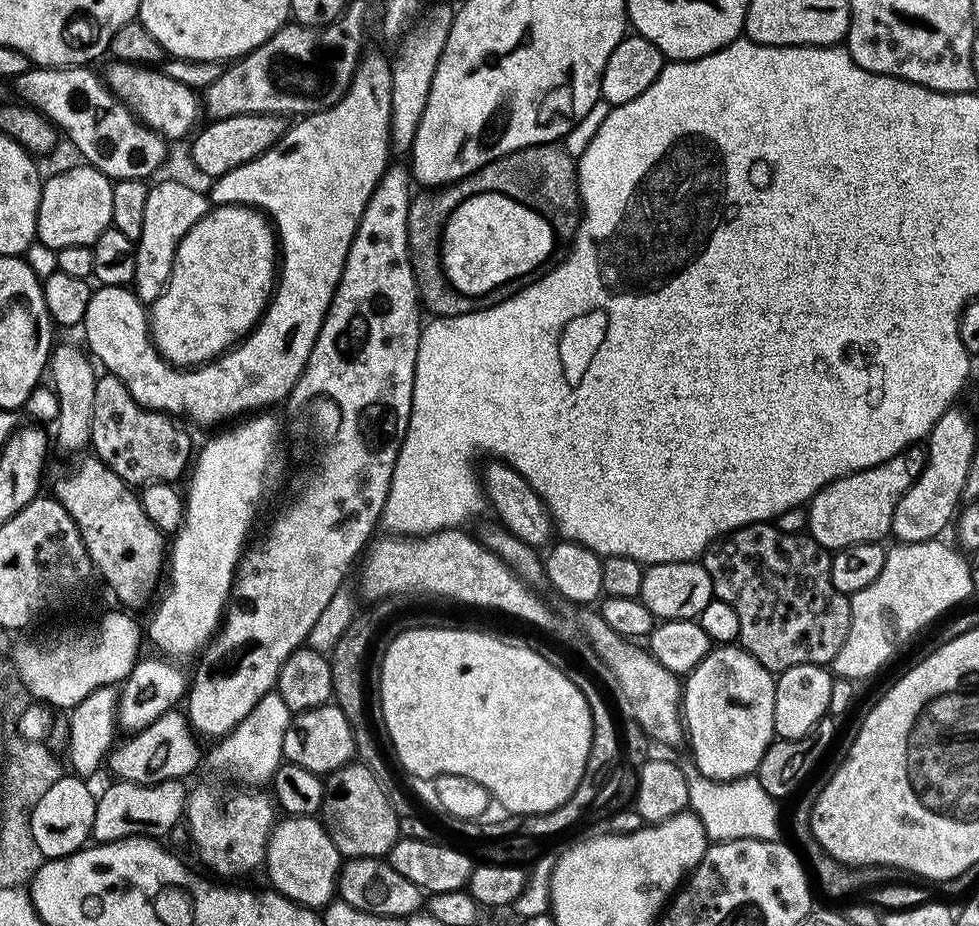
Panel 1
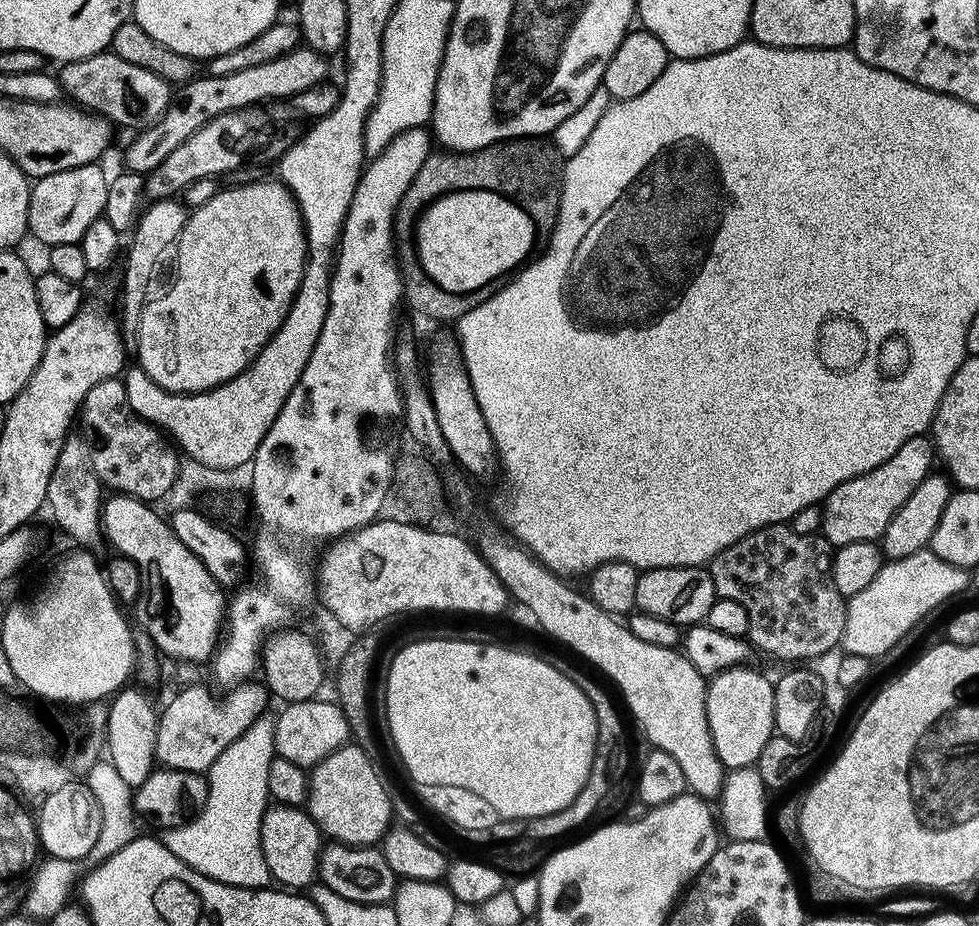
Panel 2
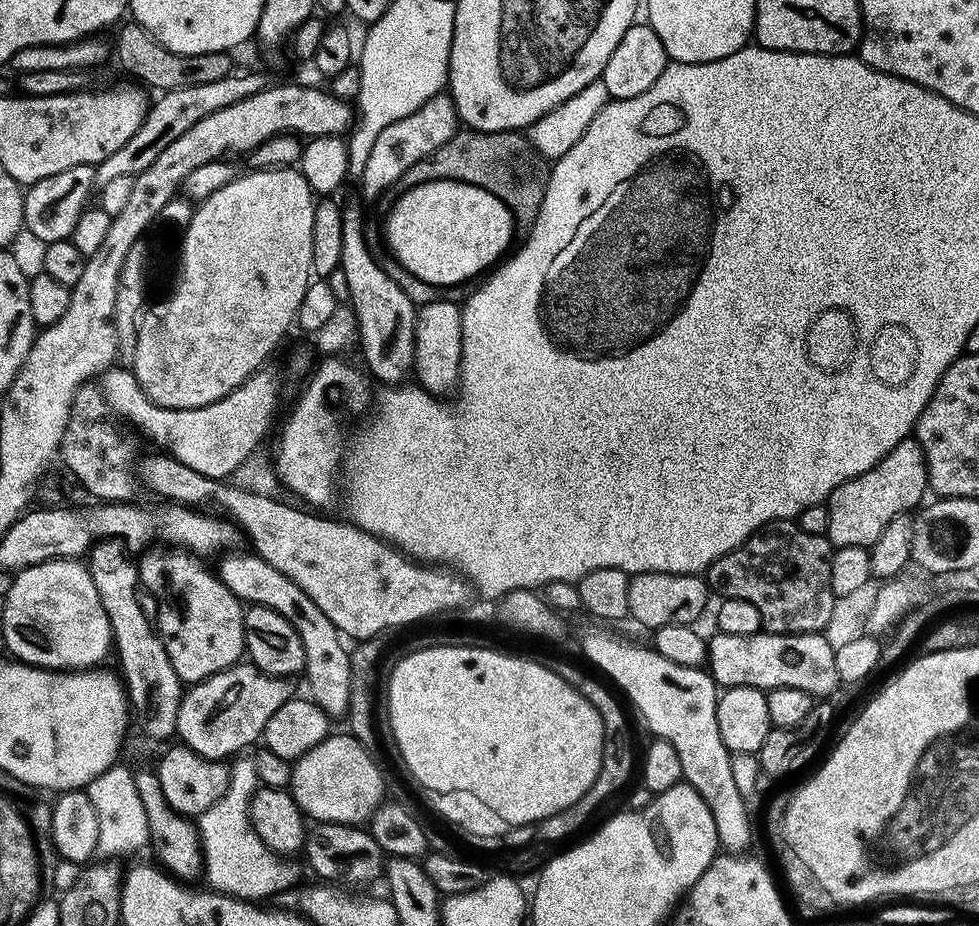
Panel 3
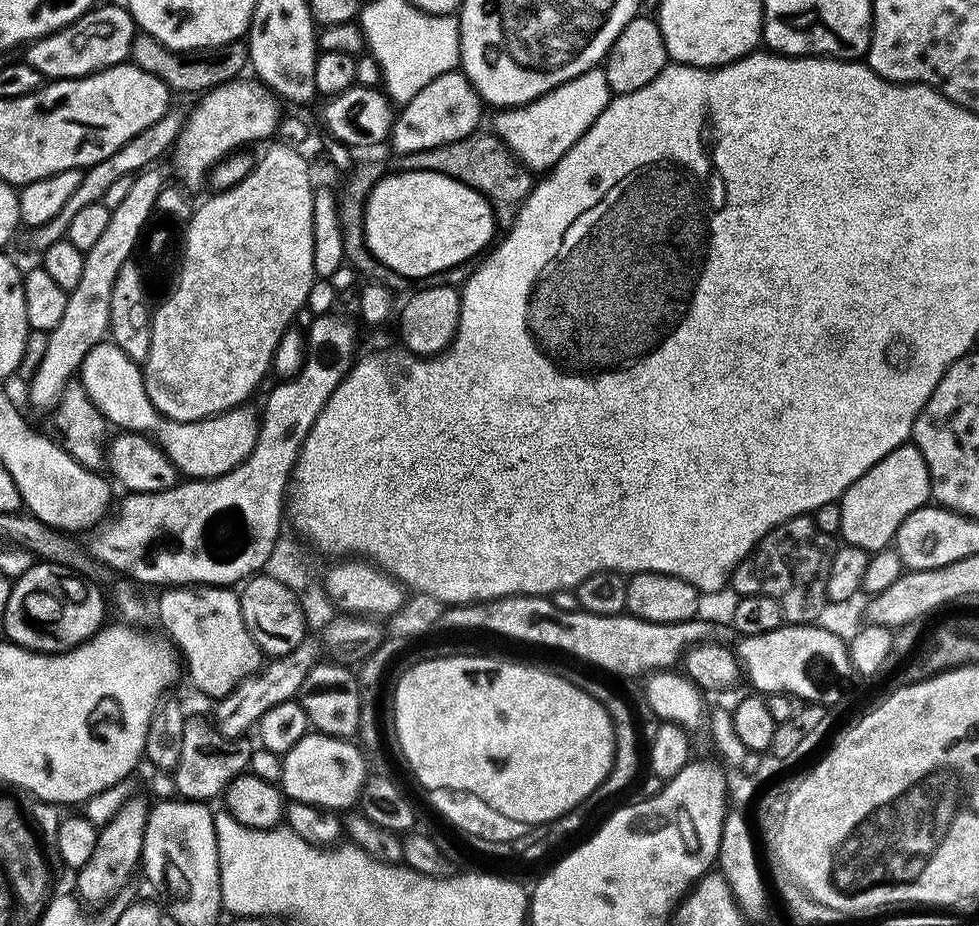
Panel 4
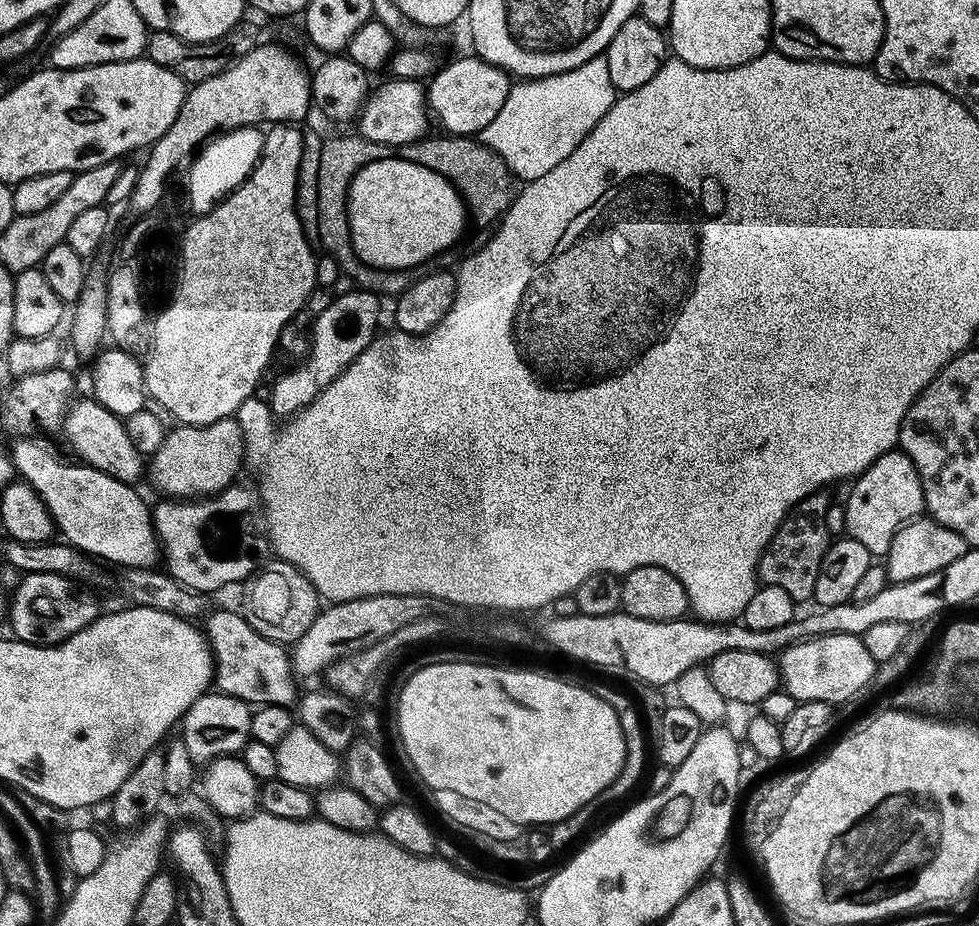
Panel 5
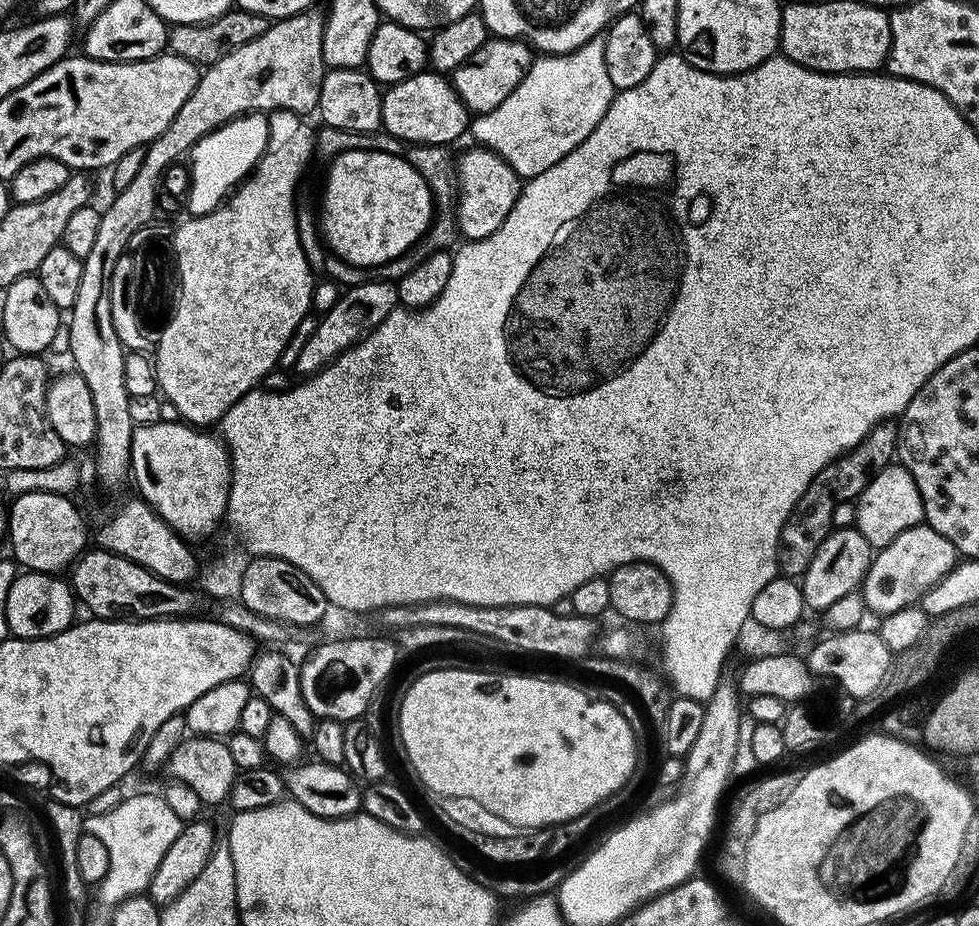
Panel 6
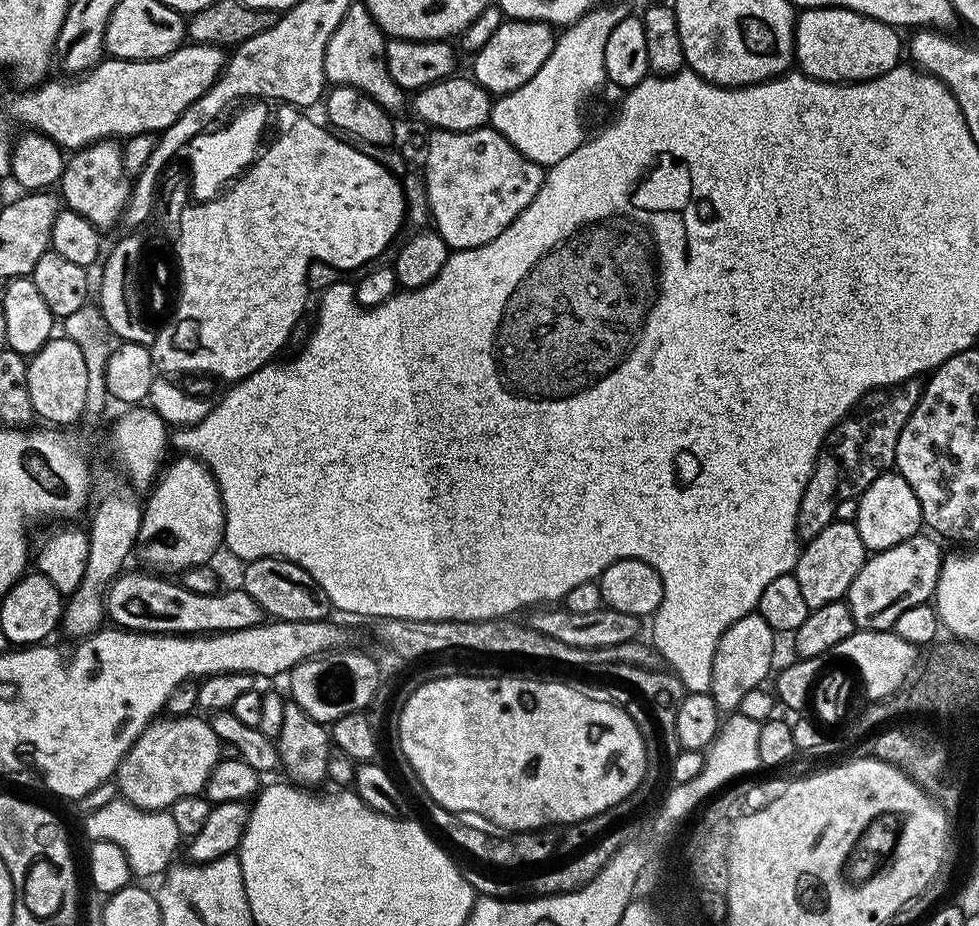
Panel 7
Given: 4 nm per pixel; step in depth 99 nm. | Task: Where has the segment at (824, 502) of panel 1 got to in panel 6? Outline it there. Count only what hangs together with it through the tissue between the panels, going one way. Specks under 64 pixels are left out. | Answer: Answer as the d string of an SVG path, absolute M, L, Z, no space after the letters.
M893 462L883 468L879 474L856 497L855 528L860 531L862 538L870 542L874 550L890 546L902 530L910 530L915 524L924 519L922 494L918 494L918 486L914 486L914 478L905 470L904 465Z

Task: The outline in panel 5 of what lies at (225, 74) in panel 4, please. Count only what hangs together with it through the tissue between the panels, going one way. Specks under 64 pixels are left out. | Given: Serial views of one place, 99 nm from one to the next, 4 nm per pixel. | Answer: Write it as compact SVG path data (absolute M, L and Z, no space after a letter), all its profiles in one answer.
M248 23L236 24L226 34L222 34L210 42L190 42L169 32L152 30L148 33L146 56L158 66L173 71L189 85L194 85L206 78L214 78L214 74L222 74L222 70L226 70L230 66L234 66L234 62L246 58L246 54L250 54L250 50L254 50L256 45L261 43L262 36L260 36L259 30Z

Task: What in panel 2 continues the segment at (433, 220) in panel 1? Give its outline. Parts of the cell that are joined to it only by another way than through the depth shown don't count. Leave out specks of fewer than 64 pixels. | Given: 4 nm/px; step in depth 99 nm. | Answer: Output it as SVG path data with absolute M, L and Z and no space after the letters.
M525 136L514 140L502 140L498 144L491 144L477 152L449 152L447 150L433 150L428 155L422 166L419 167L418 174L410 182L410 187L402 196L402 201L395 211L395 230L393 239L397 251L397 264L400 270L400 279L403 282L405 305L418 315L436 320L438 322L456 322L476 309L482 302L486 301L496 292L504 288L505 279L500 277L487 284L486 287L476 291L450 292L442 290L436 283L424 278L423 268L416 257L416 247L413 238L415 237L416 223L424 208L432 203L437 197L444 196L448 192L469 192L470 190L482 190L483 192L493 192L499 196L504 196L510 202L514 202L524 211L541 233L551 233L556 226L558 210L560 209L560 195L562 194L562 182L564 181L564 160L559 150L551 139L543 136Z

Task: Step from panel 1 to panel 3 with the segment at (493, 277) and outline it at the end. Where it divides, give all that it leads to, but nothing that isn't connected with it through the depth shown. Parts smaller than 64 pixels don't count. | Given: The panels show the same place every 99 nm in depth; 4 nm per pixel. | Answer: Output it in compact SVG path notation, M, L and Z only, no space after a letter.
M440 180L418 184L406 192L399 193L395 198L396 205L389 210L388 221L384 224L388 248L396 255L397 262L404 264L410 275L426 276L422 278L436 276L434 284L437 288L465 284L477 279L479 272L487 273L509 251L508 243L512 240L512 228L514 229L512 212L502 201L494 198L492 192L462 182Z

